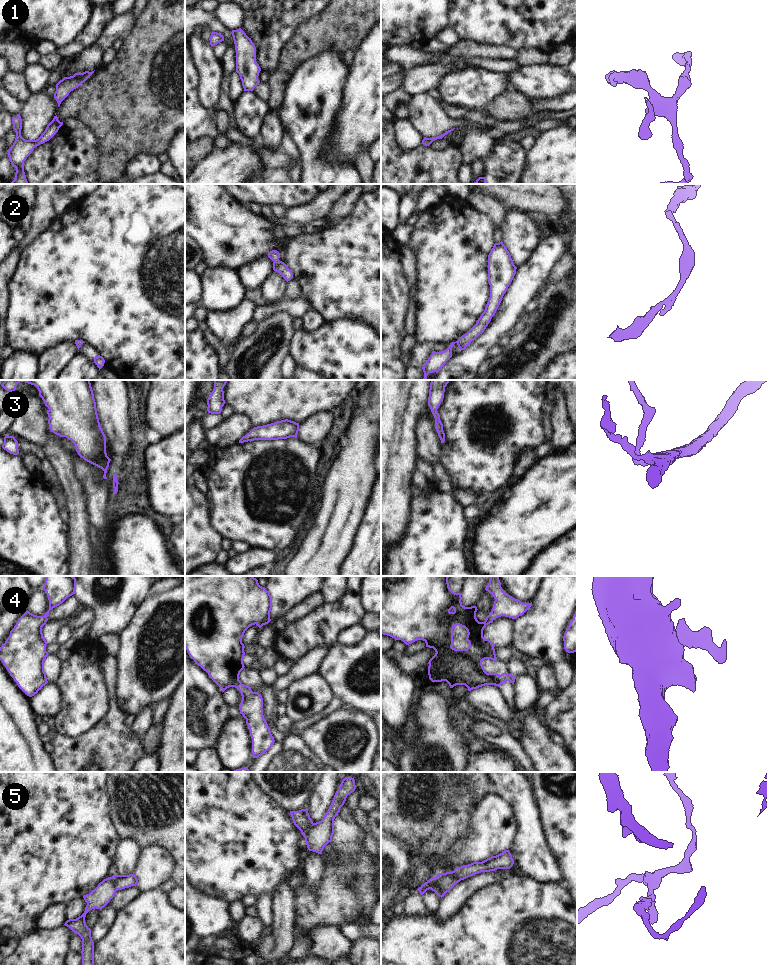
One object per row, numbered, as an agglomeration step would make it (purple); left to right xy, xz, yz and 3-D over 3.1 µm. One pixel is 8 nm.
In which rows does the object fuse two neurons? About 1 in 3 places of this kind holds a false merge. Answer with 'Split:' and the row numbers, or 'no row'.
Split: 5

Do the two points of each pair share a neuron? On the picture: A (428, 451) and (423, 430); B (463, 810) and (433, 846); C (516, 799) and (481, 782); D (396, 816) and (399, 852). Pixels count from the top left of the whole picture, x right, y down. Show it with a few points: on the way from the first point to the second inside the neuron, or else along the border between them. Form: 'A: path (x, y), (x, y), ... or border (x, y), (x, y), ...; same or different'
A: path (428, 446), (426, 435); same
B: path (457, 819), (456, 823), (442, 837); same
C: border (490, 782), (493, 789); different
D: border (391, 834), (401, 841), (412, 853); different

